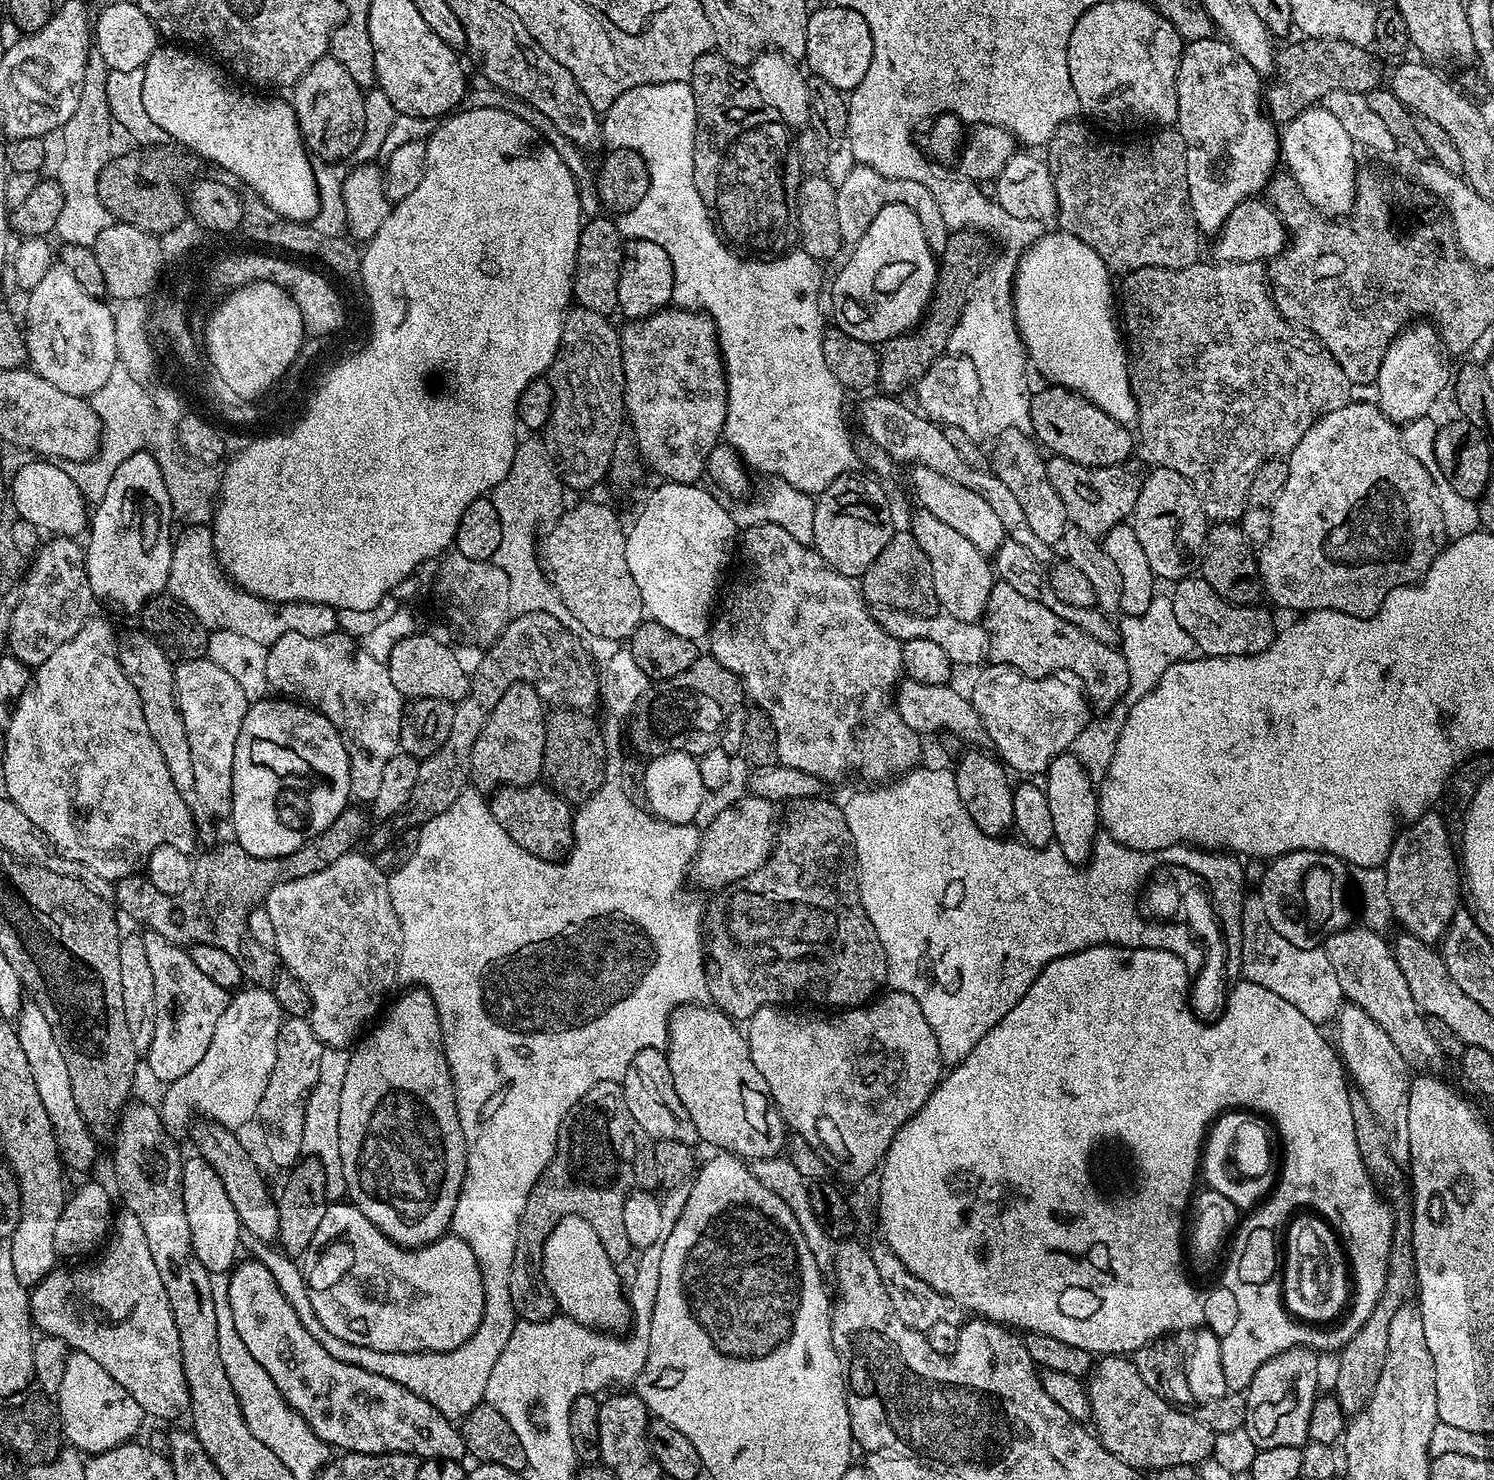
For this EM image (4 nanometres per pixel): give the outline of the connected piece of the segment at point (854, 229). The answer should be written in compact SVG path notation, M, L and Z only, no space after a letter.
M856 164L853 172L845 174L836 184L836 197L838 198L838 230L841 241L845 245L855 246L870 230L870 222L878 215L878 210L887 204L905 204L918 214L918 222L922 222L922 234L926 234L926 242L930 250L937 254L946 250L946 242L950 229L946 218L942 218L942 209L934 198L934 194L922 182L914 182L906 178L888 178L865 164Z

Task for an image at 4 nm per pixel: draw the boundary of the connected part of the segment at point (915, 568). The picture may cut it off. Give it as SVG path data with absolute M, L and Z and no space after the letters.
M908 530L893 531L890 542L882 546L882 554L878 554L878 558L870 562L864 575L859 577L858 587L865 601L872 606L897 608L923 616L931 616L938 608L934 594L932 563Z

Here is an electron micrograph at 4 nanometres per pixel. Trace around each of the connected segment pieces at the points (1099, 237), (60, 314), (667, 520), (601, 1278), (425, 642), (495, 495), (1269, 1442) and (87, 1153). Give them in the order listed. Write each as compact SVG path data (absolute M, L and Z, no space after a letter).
M1080 118L1067 120L1054 130L1046 145L1046 163L1056 191L1059 227L1086 242L1113 274L1127 274L1139 268L1185 268L1197 263L1201 259L1202 233L1196 227L1188 201L1186 146L1180 131L1164 126L1153 131L1156 133L1149 140L1136 140L1127 148L1124 144L1103 140L1087 126L1092 127Z
M54 266L27 293L28 305L22 315L22 331L28 347L28 364L50 386L81 398L91 398L106 386L106 378L118 366L115 350L114 318L101 297L86 294L74 274Z
M661 483L645 502L636 522L629 527L626 538L626 562L635 585L642 594L644 611L666 630L682 634L682 638L700 642L707 637L714 619L712 603L720 592L720 578L728 558L733 557L738 536L735 517L698 484Z
M563 1216L561 1220L557 1220L554 1230L550 1230L550 1234L546 1238L544 1248L540 1251L540 1275L544 1281L544 1287L550 1290L550 1294L556 1300L556 1307L563 1315L568 1316L571 1320L577 1320L579 1324L584 1324L588 1328L595 1328L604 1334L620 1334L620 1332L629 1327L632 1323L632 1310L626 1295L626 1288L620 1285L620 1276L617 1265L612 1263L612 1257L606 1254L606 1246L602 1246L602 1238L598 1238L598 1234L594 1231L594 1226L590 1226L590 1222L586 1222L586 1218L581 1216Z
M417 634L402 638L402 642L398 642L398 646L394 646L391 651L386 667L390 682L394 682L396 689L405 698L433 696L455 702L463 700L468 692L469 669L464 669L459 658L442 641L435 640L432 636Z
M537 435L528 436L517 443L511 469L490 493L494 510L498 513L498 522L501 523L501 545L492 560L508 576L509 608L513 615L538 612L558 618L565 613L564 604L540 568L538 537L541 530L552 529L565 512L564 500L567 493L555 463L548 455L547 444Z
M1291 1348L1264 1362L1245 1391L1247 1402L1244 1427L1257 1449L1298 1446L1307 1443L1311 1410L1318 1397L1317 1358L1313 1349Z
M25 999L24 1005L20 1007L20 1013L14 1018L14 1027L18 1034L18 1042L22 1042L22 1051L26 1053L26 1062L30 1062L30 1074L34 1078L38 1098L42 1098L42 1106L46 1106L46 1114L50 1114L56 1144L60 1147L61 1161L69 1169L90 1167L92 1159L96 1156L98 1141L82 1118L78 1102L74 1102L66 1058L62 1058L62 1049L54 1039L54 1030L50 1030L50 1022L46 1022L46 1014L42 1014L42 1010L32 999Z

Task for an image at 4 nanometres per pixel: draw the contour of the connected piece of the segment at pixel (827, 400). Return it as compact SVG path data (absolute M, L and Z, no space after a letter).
M689 81L658 82L646 86L634 86L634 90L626 90L626 94L618 94L614 102L602 114L603 143L609 149L625 148L642 154L646 168L650 170L650 190L646 190L646 198L634 206L634 210L619 213L616 225L620 235L628 240L645 240L658 242L666 254L670 254L670 262L674 266L674 290L672 304L678 308L699 310L712 317L716 323L716 336L720 340L720 350L724 354L724 374L728 378L728 405L726 406L726 422L724 423L723 439L740 454L740 459L758 472L768 476L776 476L783 483L794 486L794 490L802 490L809 494L818 494L834 482L834 478L843 476L857 467L858 457L854 447L853 437L848 437L848 428L844 425L844 396L846 389L830 374L830 366L822 358L822 338L826 327L826 312L820 309L820 268L821 261L802 250L789 250L775 258L745 258L739 251L733 250L726 243L725 237L718 231L718 225L709 212L706 202L702 202L702 194L698 194L698 186L694 186L694 138L696 137L696 107L694 94Z

